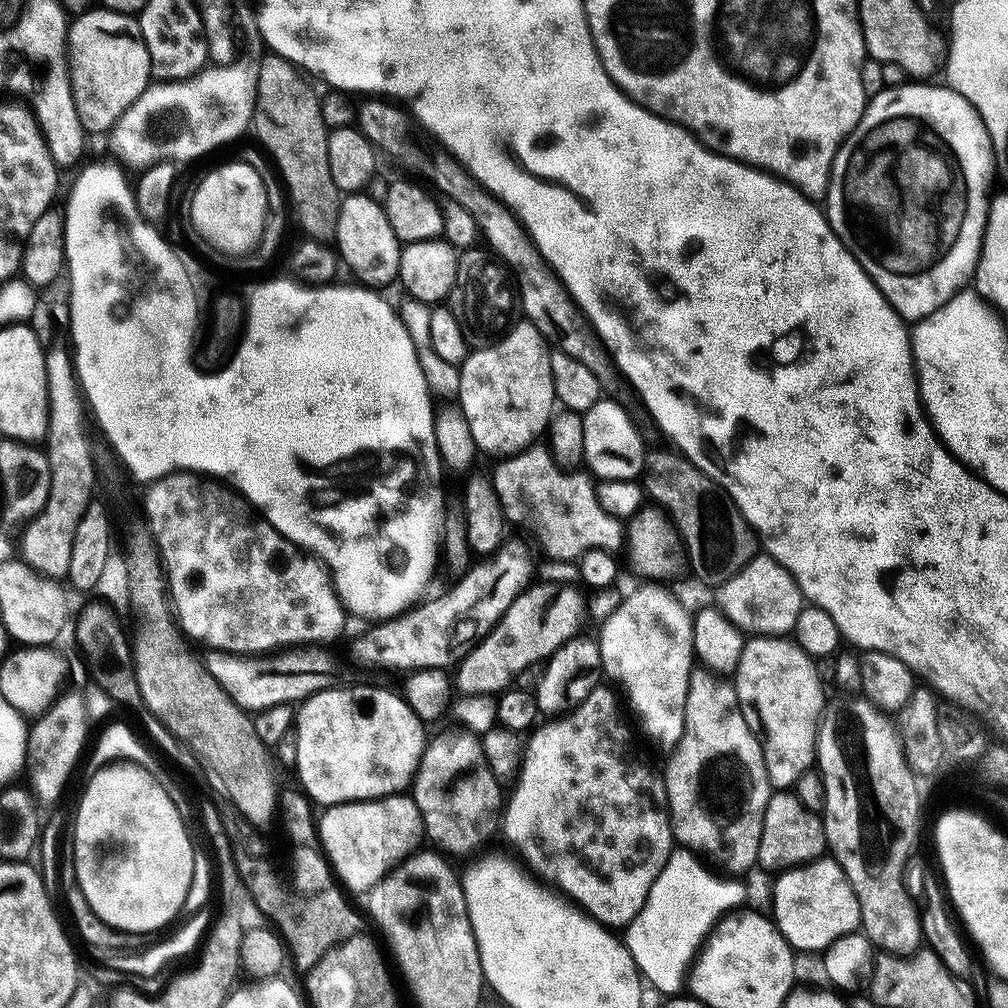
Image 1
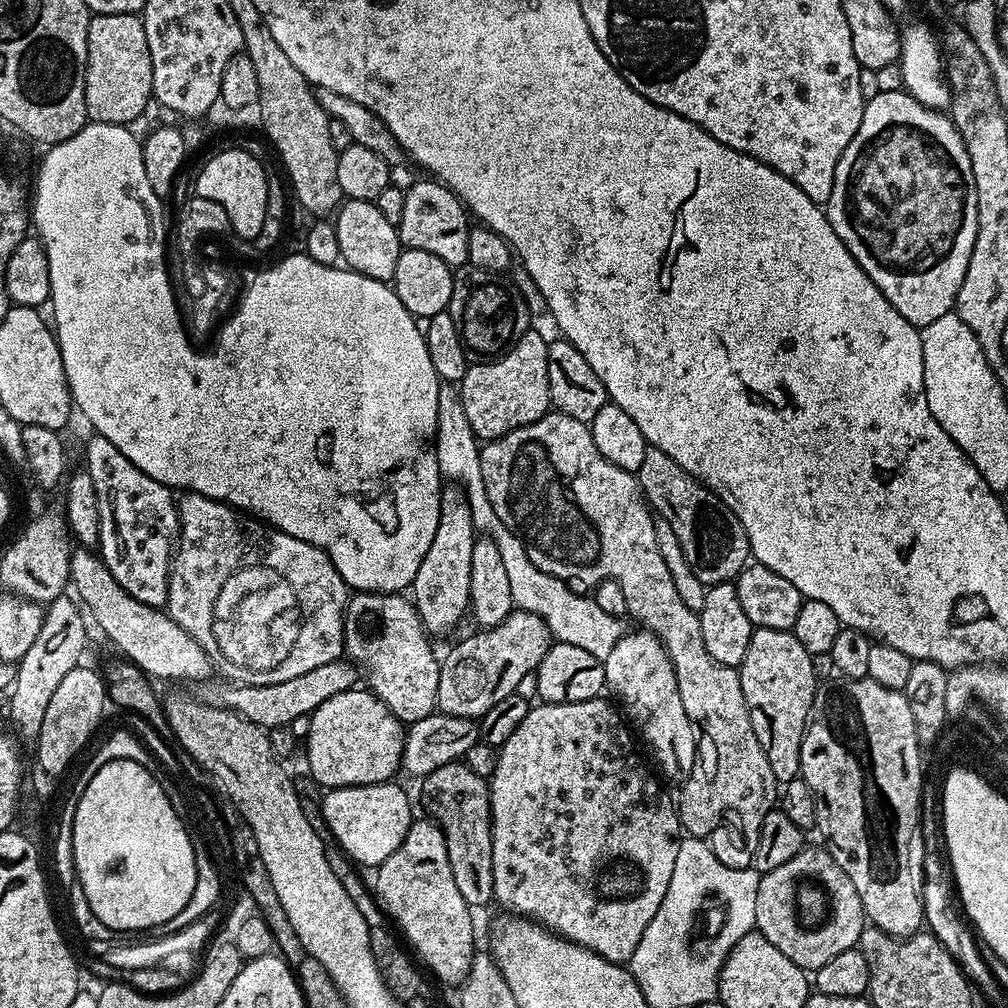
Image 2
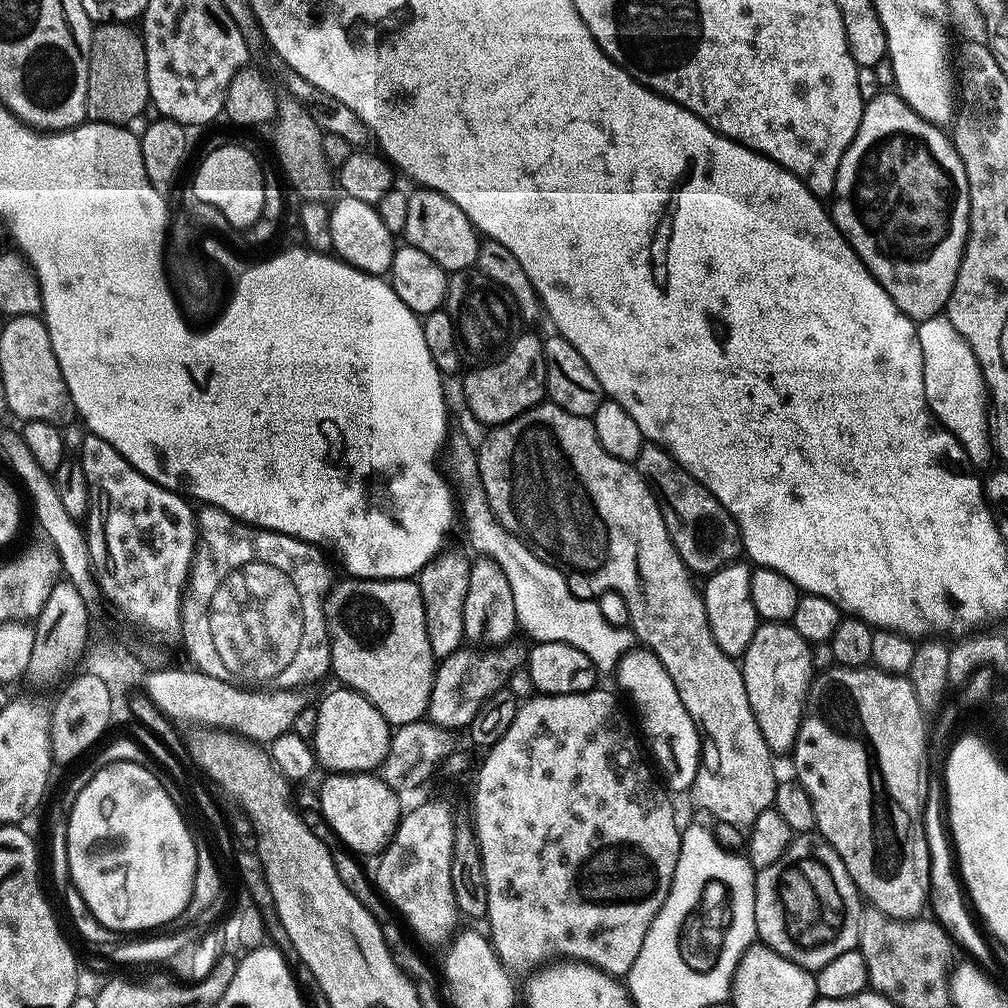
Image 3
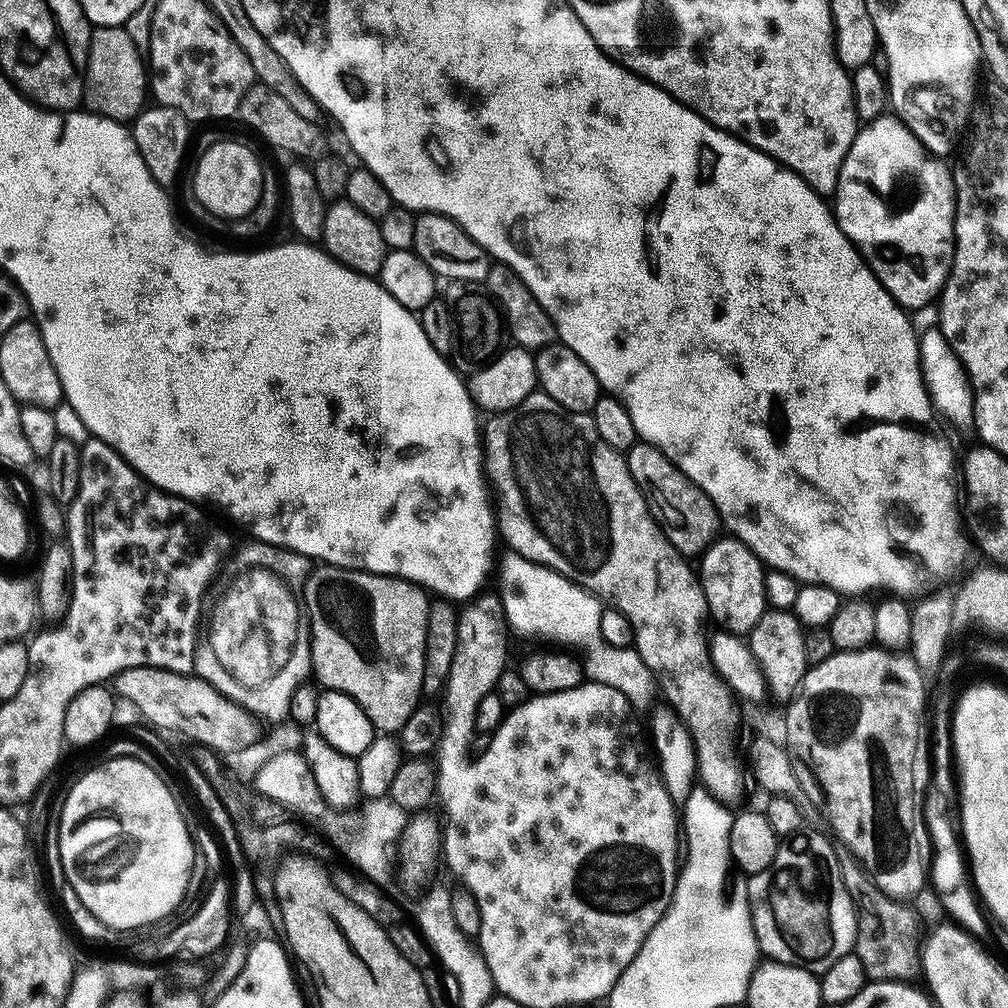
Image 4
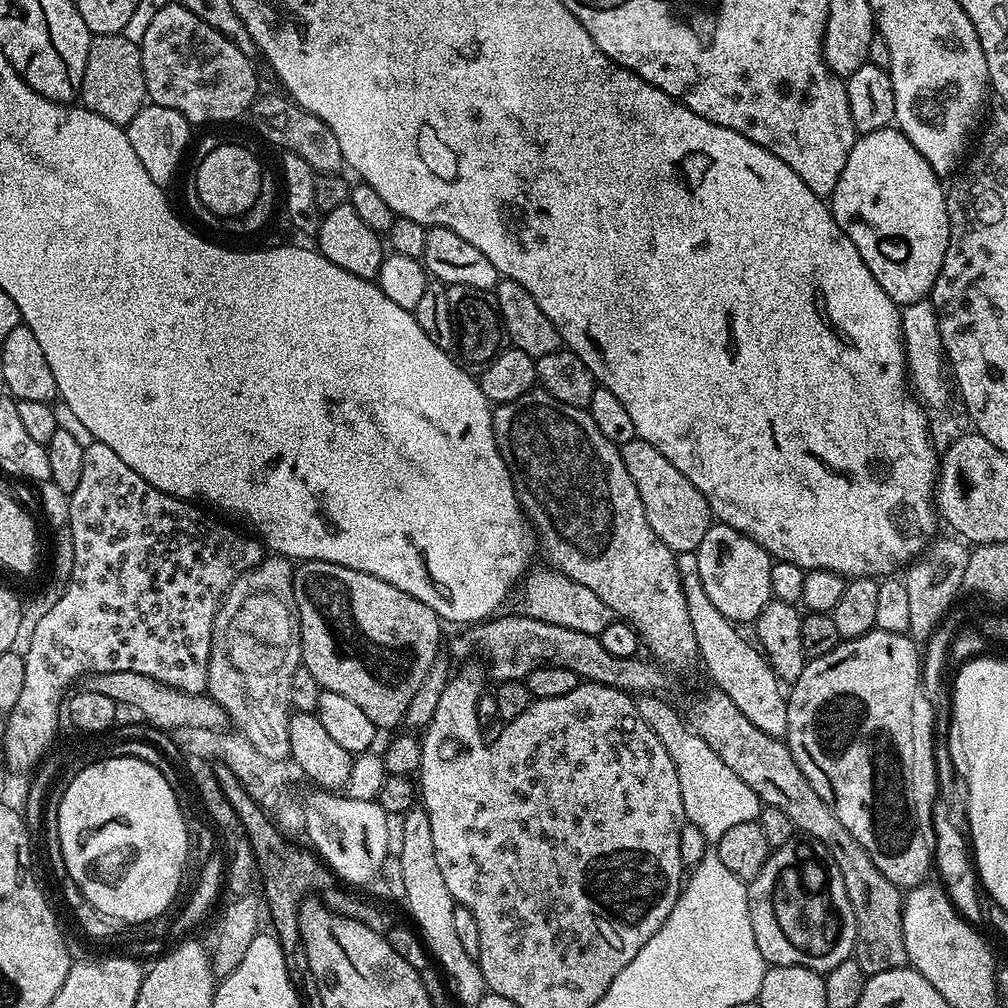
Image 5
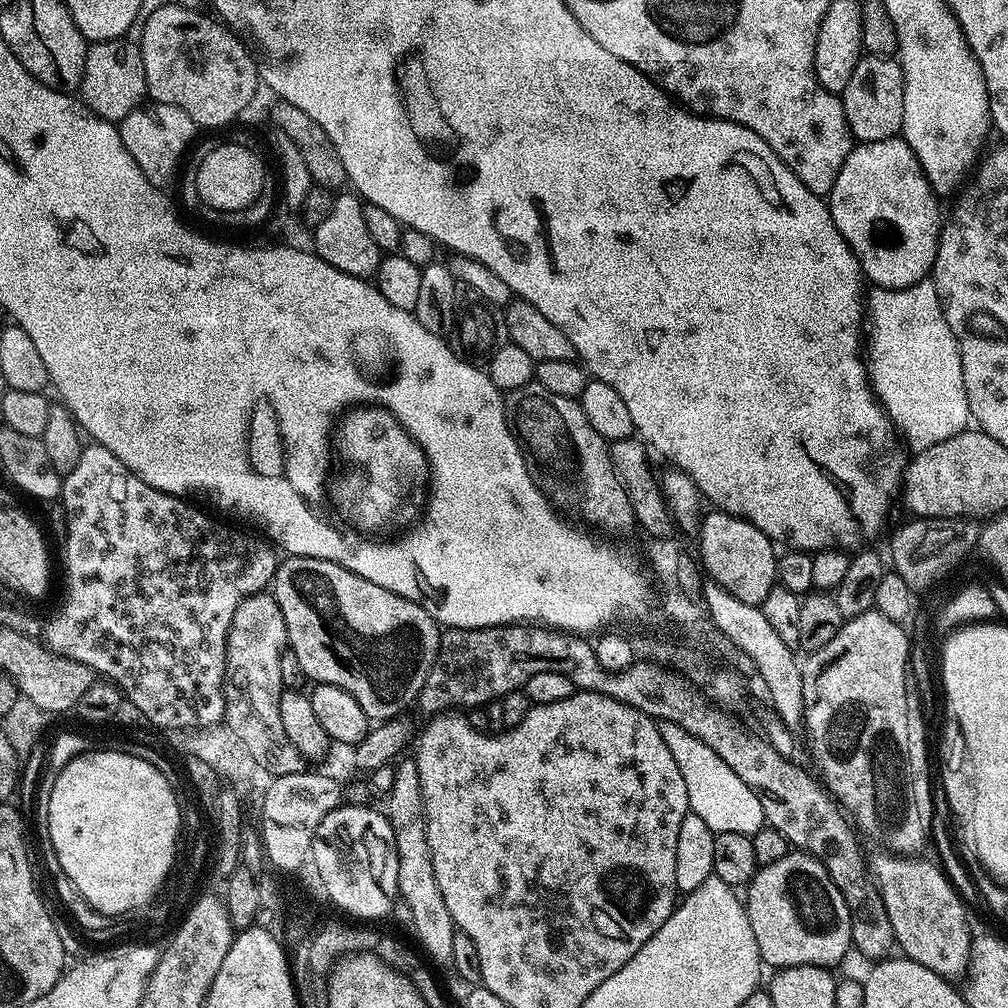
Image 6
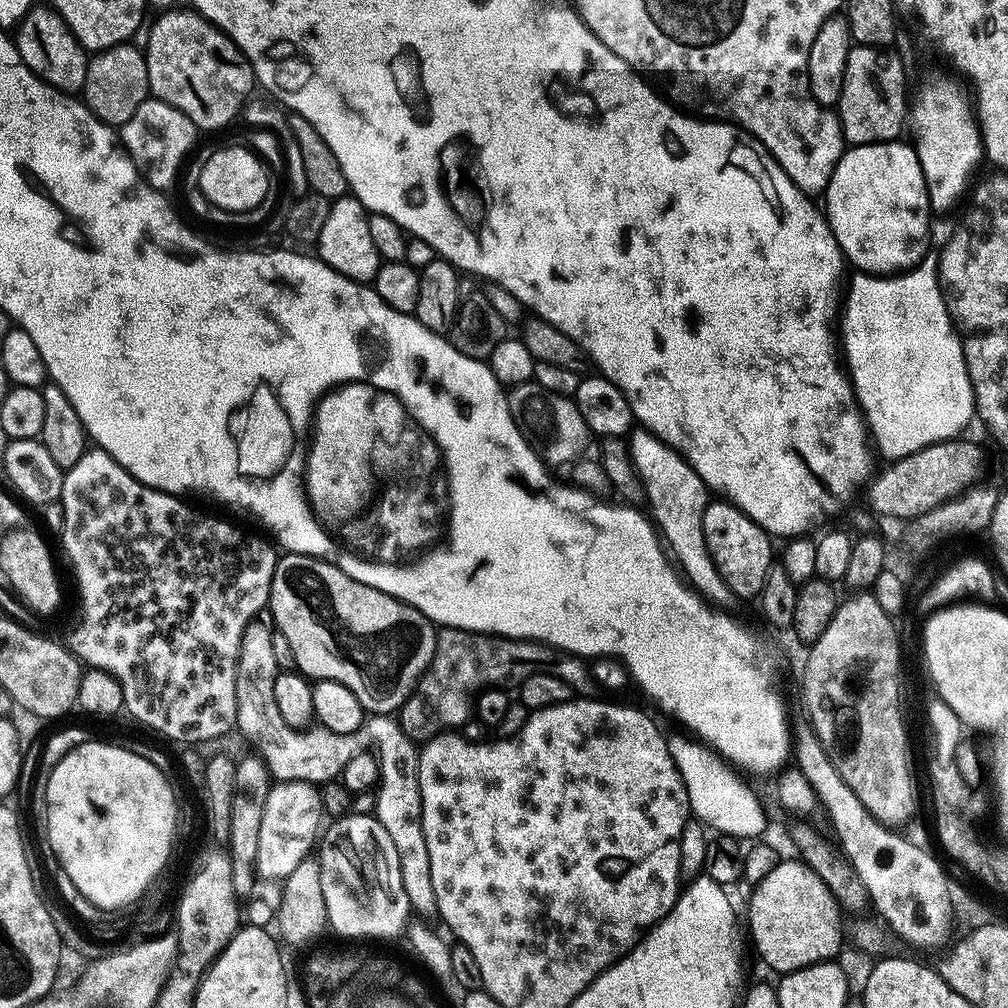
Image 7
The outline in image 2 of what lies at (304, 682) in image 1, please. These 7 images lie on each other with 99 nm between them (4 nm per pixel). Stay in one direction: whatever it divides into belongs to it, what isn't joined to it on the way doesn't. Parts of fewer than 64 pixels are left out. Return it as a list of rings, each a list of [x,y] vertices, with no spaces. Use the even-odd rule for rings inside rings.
[[[77,547],[71,553],[69,574],[71,587],[76,587],[75,595],[78,597],[79,603],[86,609],[90,620],[90,615],[92,615],[93,622],[104,631],[105,638],[120,651],[117,653],[123,659],[131,660],[133,664],[139,666],[145,676],[156,682],[168,679],[208,680],[214,676],[212,659],[202,650],[202,646],[198,646],[198,642],[194,638],[190,638],[190,634],[186,634],[186,630],[182,630],[182,626],[178,626],[178,622],[174,622],[167,611],[139,604],[133,596],[126,594],[126,590],[122,590],[122,586],[118,586],[118,582],[114,582],[114,578],[109,574],[107,566],[104,565],[104,561],[100,559],[99,555],[89,549]]]

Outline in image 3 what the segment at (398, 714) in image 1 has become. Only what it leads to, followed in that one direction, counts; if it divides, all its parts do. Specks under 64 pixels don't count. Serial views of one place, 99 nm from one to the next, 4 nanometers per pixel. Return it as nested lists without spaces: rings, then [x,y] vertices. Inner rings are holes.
[[[336,686],[324,696],[316,712],[316,733],[310,736],[321,769],[334,772],[372,772],[384,761],[390,739],[390,725],[362,694]]]

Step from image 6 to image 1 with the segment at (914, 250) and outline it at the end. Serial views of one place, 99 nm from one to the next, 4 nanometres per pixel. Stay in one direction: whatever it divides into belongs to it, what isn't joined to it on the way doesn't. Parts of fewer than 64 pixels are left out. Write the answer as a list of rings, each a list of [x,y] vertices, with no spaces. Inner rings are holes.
[[[905,82],[896,88],[881,90],[876,96],[865,103],[864,113],[858,126],[844,140],[844,145],[832,163],[832,176],[828,179],[828,194],[826,197],[826,215],[828,225],[834,230],[837,238],[848,248],[850,255],[862,266],[862,270],[878,286],[878,290],[888,300],[888,304],[906,322],[915,322],[934,314],[957,292],[965,291],[970,281],[976,275],[976,263],[980,257],[980,243],[984,240],[984,227],[988,221],[988,182],[994,173],[994,153],[990,134],[986,134],[986,126],[982,118],[954,89],[941,86],[935,88],[932,82]]]

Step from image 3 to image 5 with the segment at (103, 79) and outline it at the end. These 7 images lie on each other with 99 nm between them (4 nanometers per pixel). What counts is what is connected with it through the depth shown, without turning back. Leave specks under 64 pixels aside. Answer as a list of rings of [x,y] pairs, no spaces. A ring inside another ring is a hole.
[[[124,34],[93,36],[90,54],[86,54],[86,70],[78,97],[83,107],[121,126],[127,126],[132,121],[134,114],[144,107],[148,95],[139,43],[126,37]]]

